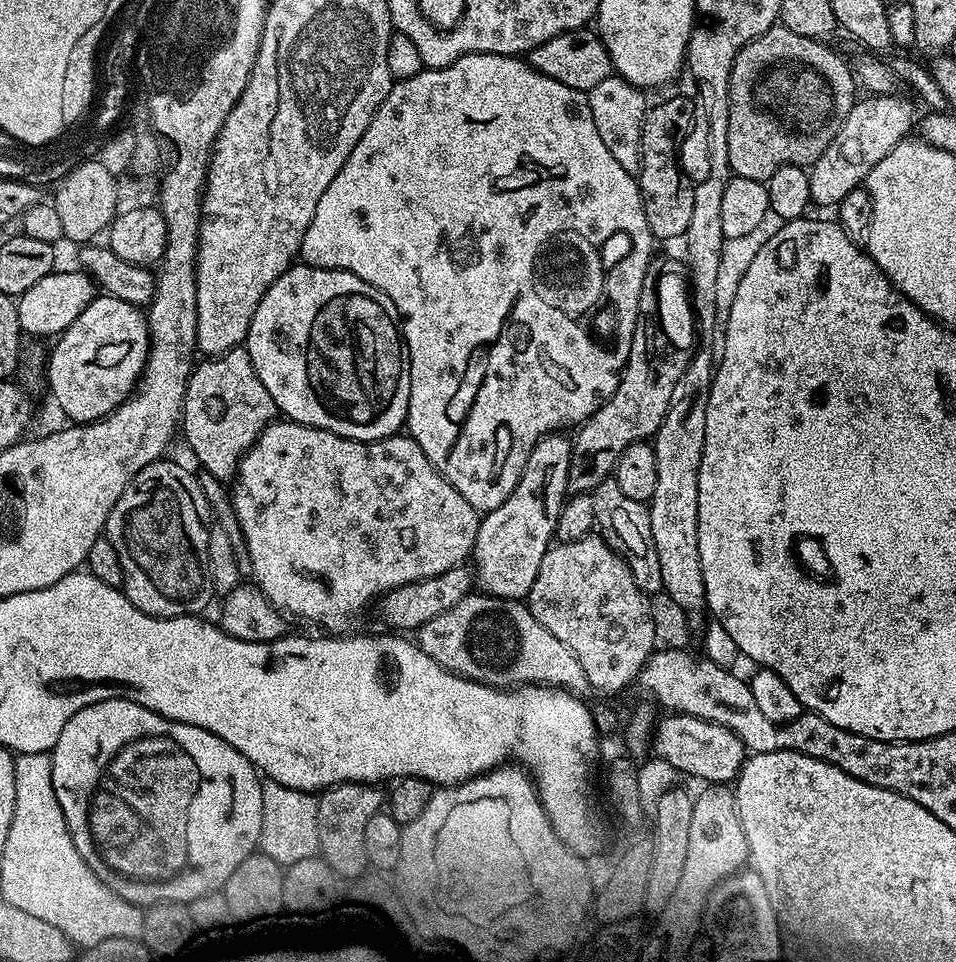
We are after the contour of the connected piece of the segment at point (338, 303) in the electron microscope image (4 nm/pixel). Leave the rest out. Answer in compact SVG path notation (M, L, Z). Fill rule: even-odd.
M293 263L266 290L248 327L250 362L287 419L330 430L351 440L381 440L405 427L410 402L410 374L396 307L382 290L337 268Z

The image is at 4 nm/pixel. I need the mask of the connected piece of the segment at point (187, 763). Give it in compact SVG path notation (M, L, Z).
M109 698L80 708L64 724L62 734L50 753L52 757L52 781L58 806L66 818L70 838L78 846L78 854L114 891L137 906L151 906L161 900L187 902L198 894L215 892L234 874L234 870L247 856L257 851L262 830L262 783L261 773L234 746L215 736L210 730L187 724L181 720L166 718L161 712L150 710L133 700Z

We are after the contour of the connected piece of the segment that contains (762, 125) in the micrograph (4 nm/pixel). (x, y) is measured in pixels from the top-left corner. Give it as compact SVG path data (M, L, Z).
M773 26L761 36L754 37L741 50L738 58L734 58L734 66L730 70L730 90L728 91L728 166L735 175L767 182L770 174L774 174L774 170L778 170L778 166L787 164L810 166L818 158L822 158L822 154L830 146L834 134L838 134L838 130L842 130L842 122L846 122L846 114L850 114L852 105L858 99L858 81L850 64L847 64L834 49L827 48L824 44L827 43L802 38L802 34L794 34L794 30L786 30L783 26Z

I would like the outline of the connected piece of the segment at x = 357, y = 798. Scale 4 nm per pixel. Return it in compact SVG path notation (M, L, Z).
M341 780L339 784L332 784L319 793L318 806L318 852L323 856L337 877L352 876L356 878L365 871L368 864L365 843L366 822L371 815L381 811L386 796L380 792L372 782L359 780Z

